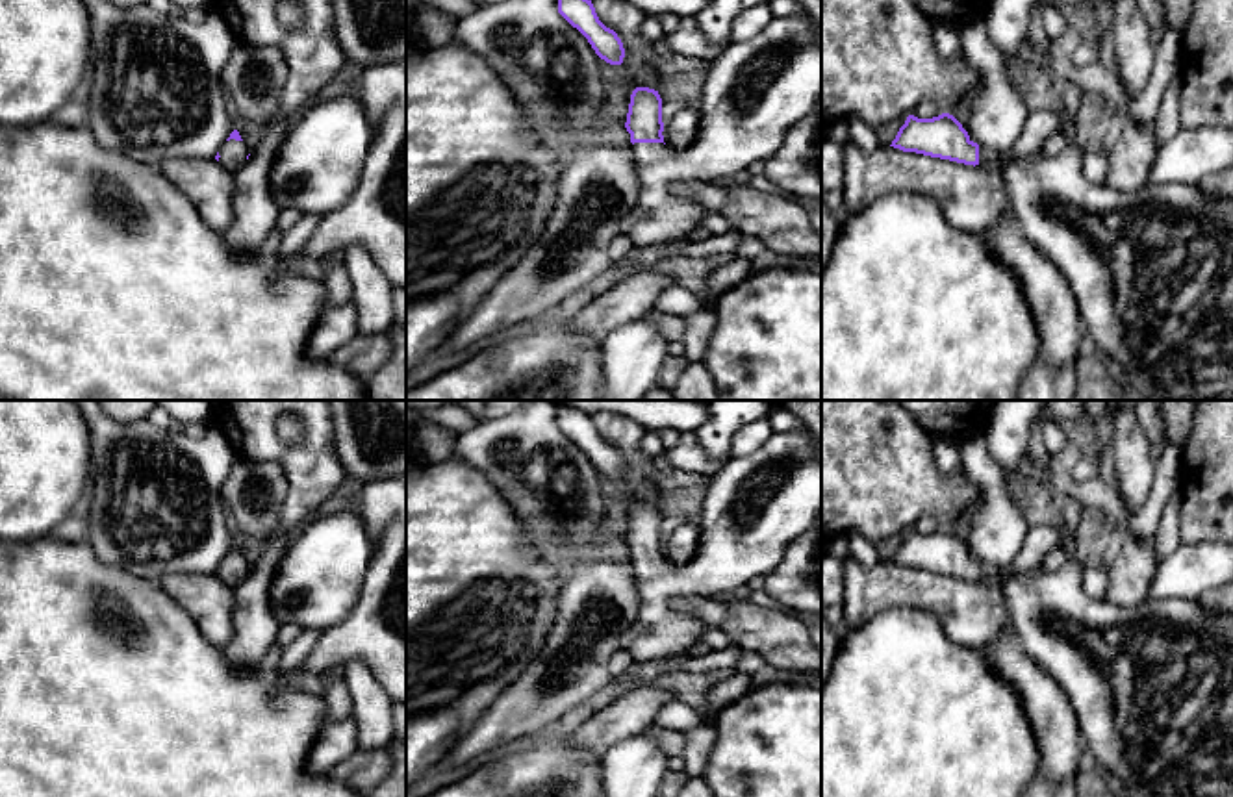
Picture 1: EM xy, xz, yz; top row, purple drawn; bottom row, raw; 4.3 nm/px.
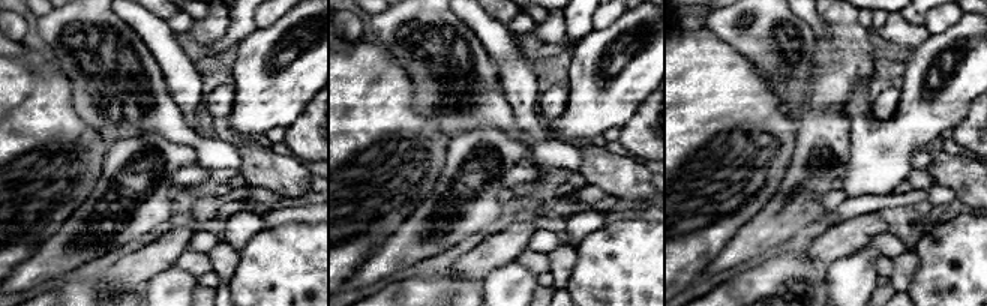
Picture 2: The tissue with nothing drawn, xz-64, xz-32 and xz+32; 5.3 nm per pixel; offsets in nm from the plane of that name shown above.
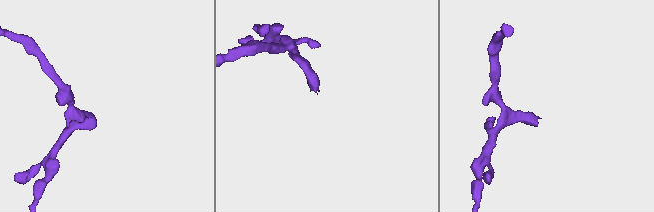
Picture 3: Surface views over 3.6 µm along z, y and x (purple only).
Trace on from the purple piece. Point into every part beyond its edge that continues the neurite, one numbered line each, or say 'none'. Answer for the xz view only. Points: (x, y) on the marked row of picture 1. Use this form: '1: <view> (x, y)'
1: xz (755, 91)

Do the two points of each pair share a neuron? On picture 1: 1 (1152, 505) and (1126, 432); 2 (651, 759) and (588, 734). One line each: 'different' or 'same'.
1: different
2: different

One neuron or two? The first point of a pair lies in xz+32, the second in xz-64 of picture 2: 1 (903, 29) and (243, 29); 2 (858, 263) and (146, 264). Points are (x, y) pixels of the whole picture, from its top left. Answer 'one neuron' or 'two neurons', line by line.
1: two neurons
2: two neurons

